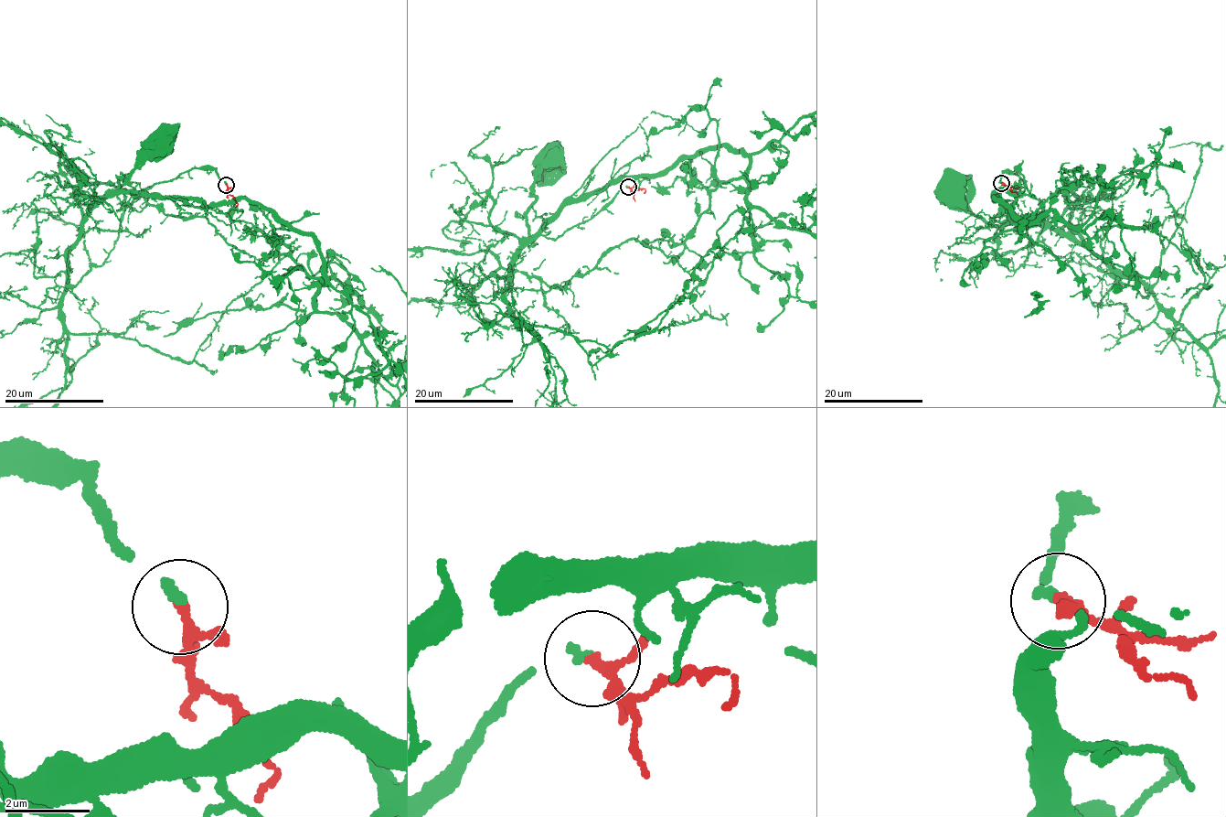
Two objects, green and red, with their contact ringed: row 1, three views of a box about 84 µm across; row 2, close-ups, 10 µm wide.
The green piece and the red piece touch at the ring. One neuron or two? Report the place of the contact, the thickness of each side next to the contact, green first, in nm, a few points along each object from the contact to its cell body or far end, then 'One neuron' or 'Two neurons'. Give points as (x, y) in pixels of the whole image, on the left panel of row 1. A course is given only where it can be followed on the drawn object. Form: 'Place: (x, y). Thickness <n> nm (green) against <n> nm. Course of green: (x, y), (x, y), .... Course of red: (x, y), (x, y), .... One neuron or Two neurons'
Place: (226, 185). Thickness 220 nm (green) against 200 nm. Course of green: (226, 184), (216, 170), (197, 167), (143, 189), (121, 191), (120, 177), (129, 183), (140, 164), (159, 145). Course of red: (226, 184), (237, 204), (235, 207). One neuron

